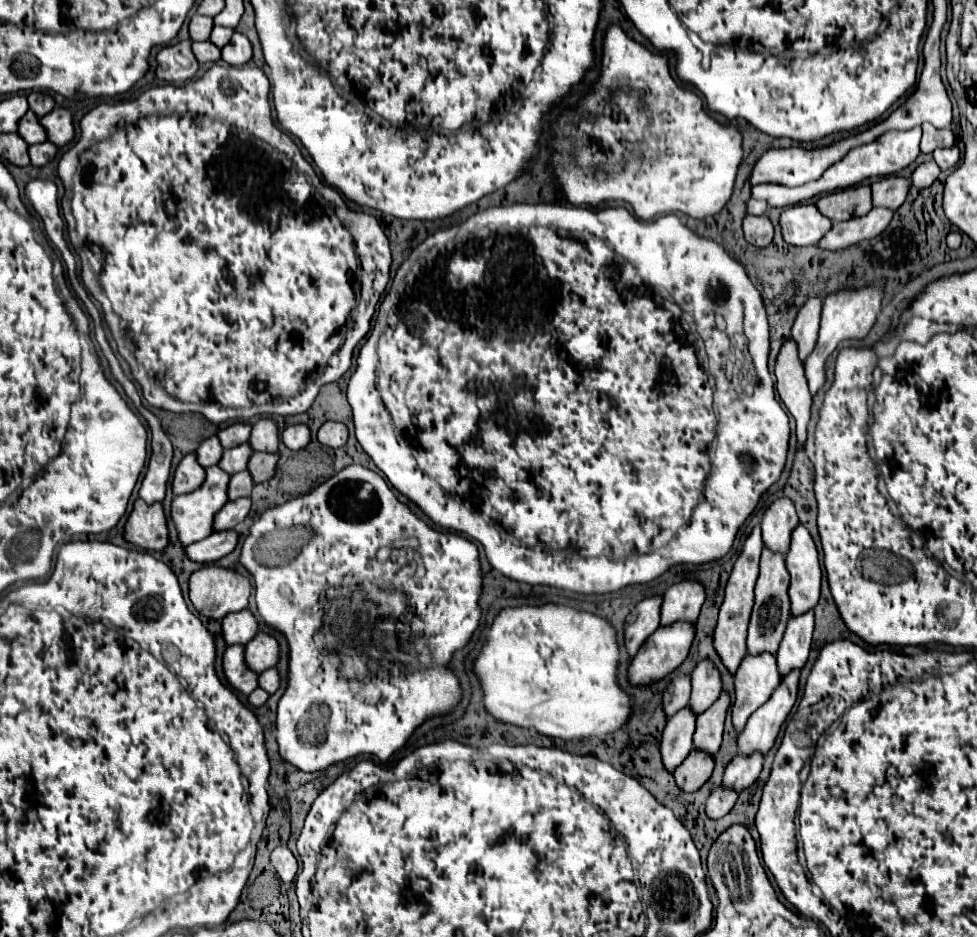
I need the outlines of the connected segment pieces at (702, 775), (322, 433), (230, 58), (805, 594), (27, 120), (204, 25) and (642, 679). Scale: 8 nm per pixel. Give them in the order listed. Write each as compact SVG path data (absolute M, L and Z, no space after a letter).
M693 748L687 754L687 758L673 772L677 786L683 788L685 792L695 792L697 788L701 788L709 780L713 766L715 766L715 760L709 752Z
M325 422L317 432L317 440L329 448L341 448L347 442L347 438L349 430L341 422Z
M235 32L231 42L221 50L221 58L223 62L231 64L231 66L243 66L253 58L253 50L251 50L251 42L247 40L247 36Z
M797 524L791 534L791 546L785 556L787 570L791 574L791 614L807 612L819 602L821 564L817 556L819 554L809 530L803 524Z
M29 112L29 114L25 114L21 118L21 124L19 124L17 132L21 134L21 138L25 138L27 144L37 144L37 142L45 142L47 140L45 128L41 126L39 118L33 112Z
M195 14L195 16L191 18L191 22L189 22L189 34L191 34L191 40L209 40L213 26L215 26L215 24L213 24L213 18Z
M675 622L659 626L633 656L629 680L633 684L649 684L673 672L689 654L695 638L695 624Z

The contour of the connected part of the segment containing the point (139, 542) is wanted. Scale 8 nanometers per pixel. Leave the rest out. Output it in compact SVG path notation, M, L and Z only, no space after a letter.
M137 498L125 524L125 538L143 550L165 550L169 544L169 532L163 504L147 504L145 500Z

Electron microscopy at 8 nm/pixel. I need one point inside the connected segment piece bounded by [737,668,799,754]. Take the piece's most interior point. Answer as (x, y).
(763, 725)

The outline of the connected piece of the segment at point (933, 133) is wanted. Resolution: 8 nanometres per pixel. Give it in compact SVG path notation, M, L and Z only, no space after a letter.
M923 124L923 138L921 138L921 152L931 154L935 148L943 146L953 146L955 144L955 134L951 128L933 128L931 124Z

